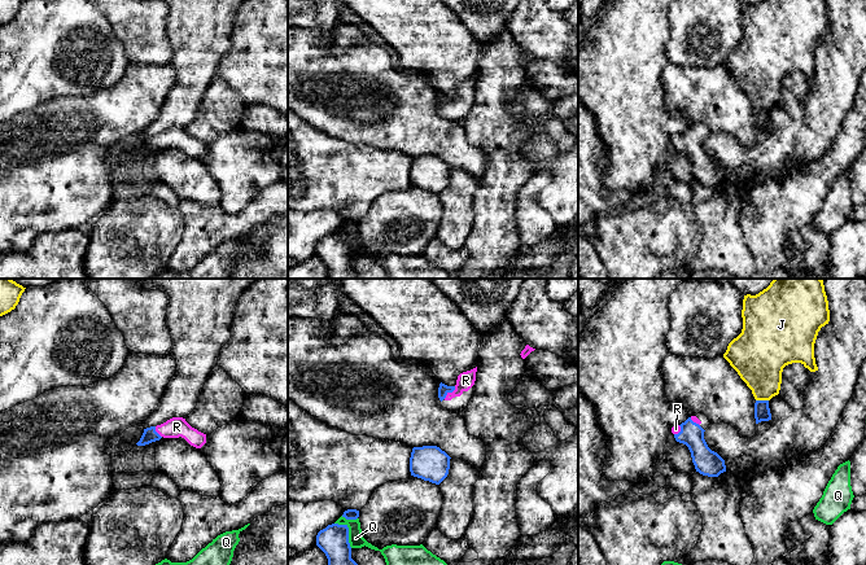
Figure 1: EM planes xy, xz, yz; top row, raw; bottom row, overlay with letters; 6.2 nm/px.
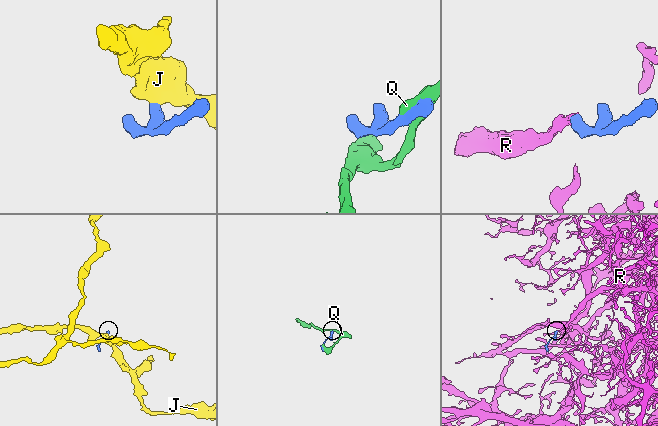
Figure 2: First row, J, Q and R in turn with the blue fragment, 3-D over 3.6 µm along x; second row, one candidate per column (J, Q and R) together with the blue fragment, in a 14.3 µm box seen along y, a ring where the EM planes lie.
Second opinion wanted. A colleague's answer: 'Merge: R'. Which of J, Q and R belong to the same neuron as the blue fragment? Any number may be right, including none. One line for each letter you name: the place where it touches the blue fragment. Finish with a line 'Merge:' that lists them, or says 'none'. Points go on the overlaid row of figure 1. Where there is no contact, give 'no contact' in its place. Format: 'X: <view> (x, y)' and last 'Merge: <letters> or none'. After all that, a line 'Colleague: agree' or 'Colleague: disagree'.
R: xz (450, 392)
Merge: R
Colleague: agree

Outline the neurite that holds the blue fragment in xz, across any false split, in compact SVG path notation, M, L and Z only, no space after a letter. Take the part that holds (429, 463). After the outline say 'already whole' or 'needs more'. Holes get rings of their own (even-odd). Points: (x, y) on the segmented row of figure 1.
M437 446L414 447L410 457L411 476L439 485L449 474L450 459Z; already whole

